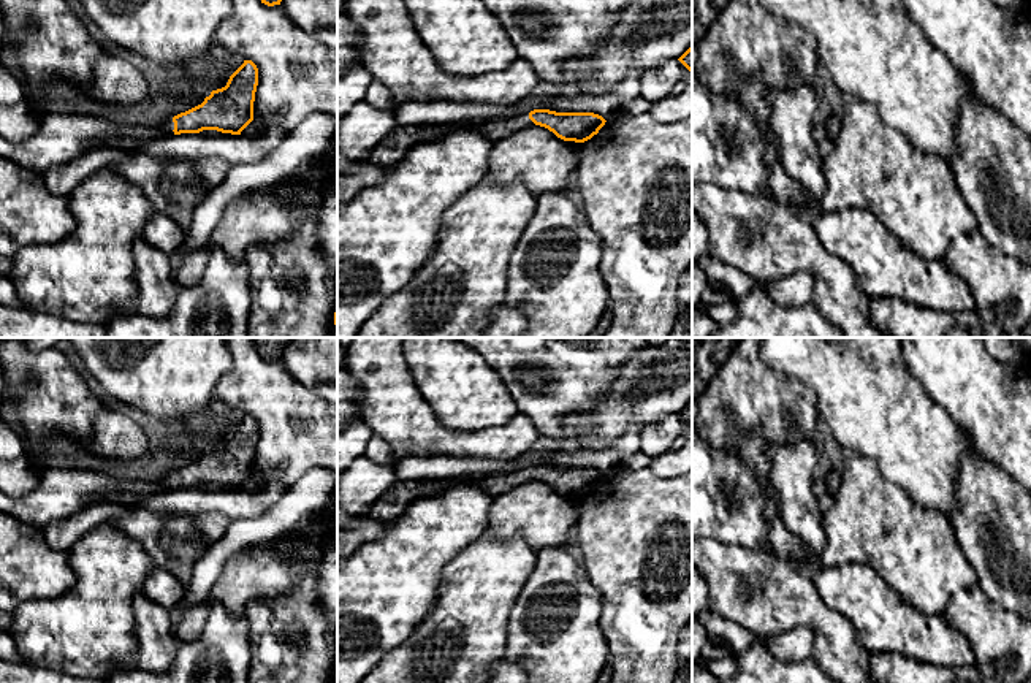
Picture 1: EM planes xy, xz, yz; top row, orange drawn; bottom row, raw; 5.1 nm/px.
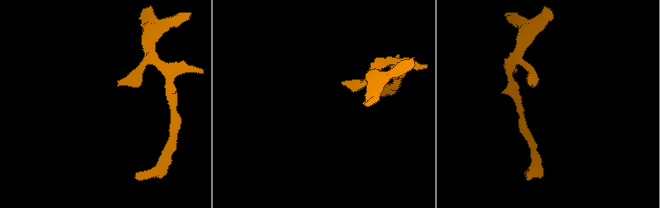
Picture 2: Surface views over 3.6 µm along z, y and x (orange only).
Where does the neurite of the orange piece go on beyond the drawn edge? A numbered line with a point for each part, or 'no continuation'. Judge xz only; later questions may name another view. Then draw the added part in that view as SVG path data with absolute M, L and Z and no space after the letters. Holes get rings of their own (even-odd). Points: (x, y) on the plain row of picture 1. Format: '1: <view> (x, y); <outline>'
1: xz (388, 507); M529 467L493 474L485 479L447 477L423 480L396 480L364 513L363 518L391 523L401 517L407 506L420 496L440 493L461 483L475 483L491 493L494 498L526 482L535 480Z

